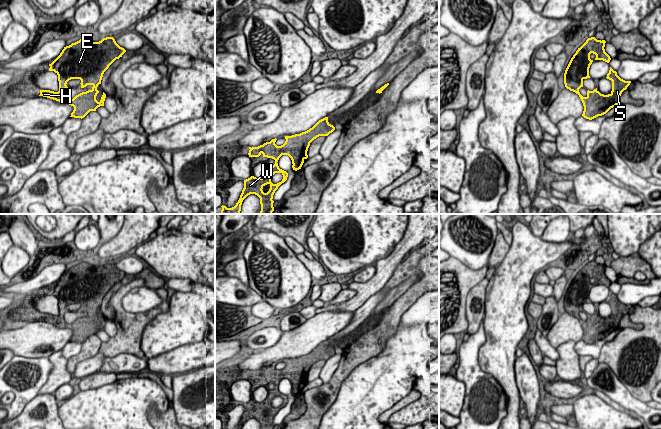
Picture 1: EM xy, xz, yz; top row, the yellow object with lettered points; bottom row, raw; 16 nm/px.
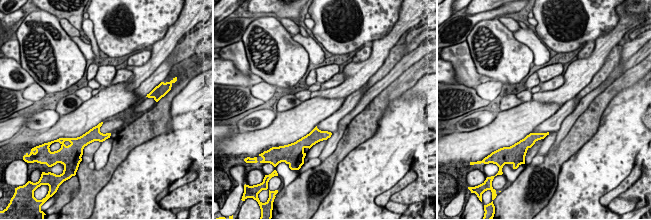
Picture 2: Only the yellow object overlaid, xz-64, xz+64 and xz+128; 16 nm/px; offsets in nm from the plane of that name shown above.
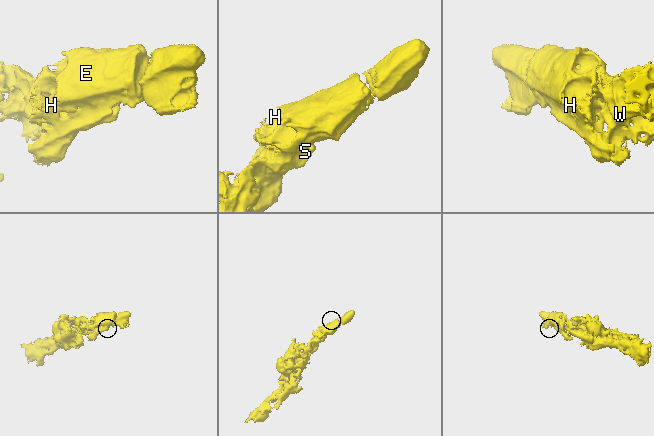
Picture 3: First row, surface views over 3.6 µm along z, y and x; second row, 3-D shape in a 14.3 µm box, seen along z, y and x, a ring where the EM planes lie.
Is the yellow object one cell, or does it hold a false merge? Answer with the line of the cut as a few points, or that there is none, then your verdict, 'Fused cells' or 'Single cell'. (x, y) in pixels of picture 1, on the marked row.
No split. Single cell

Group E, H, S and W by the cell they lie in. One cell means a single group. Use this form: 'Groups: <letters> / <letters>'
Groups: E H S W

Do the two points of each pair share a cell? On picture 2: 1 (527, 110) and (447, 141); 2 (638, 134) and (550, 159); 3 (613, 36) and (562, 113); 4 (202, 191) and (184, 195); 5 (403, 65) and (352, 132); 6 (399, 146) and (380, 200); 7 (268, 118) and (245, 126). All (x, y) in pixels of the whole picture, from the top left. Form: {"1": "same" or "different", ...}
{"1": "same", "2": "different", "3": "different", "4": "same", "5": "different", "6": "different", "7": "same"}

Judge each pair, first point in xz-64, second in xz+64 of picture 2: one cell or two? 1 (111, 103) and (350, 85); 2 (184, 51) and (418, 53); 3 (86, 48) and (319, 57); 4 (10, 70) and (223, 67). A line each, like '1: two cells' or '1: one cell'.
1: two cells
2: two cells
3: one cell
4: one cell

